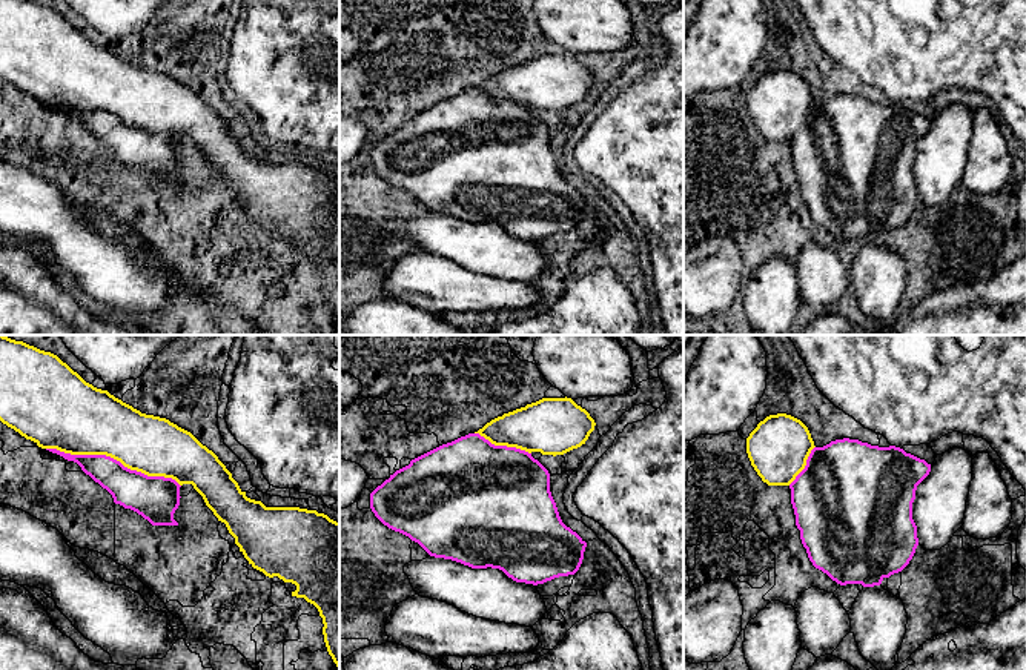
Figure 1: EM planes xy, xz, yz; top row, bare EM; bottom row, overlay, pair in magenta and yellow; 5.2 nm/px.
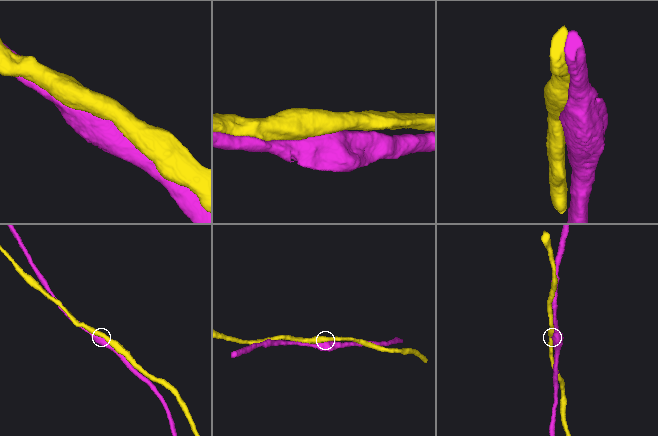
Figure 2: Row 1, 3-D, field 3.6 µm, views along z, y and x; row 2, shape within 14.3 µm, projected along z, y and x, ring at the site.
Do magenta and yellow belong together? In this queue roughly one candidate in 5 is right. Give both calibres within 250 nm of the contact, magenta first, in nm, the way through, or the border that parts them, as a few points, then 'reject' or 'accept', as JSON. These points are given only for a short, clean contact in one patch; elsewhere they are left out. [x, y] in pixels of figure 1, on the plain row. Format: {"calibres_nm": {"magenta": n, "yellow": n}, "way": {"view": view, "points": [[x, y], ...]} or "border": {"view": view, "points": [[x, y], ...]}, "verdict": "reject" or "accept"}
{"calibres_nm": {"magenta": 200, "yellow": 360}, "verdict": "reject"}

